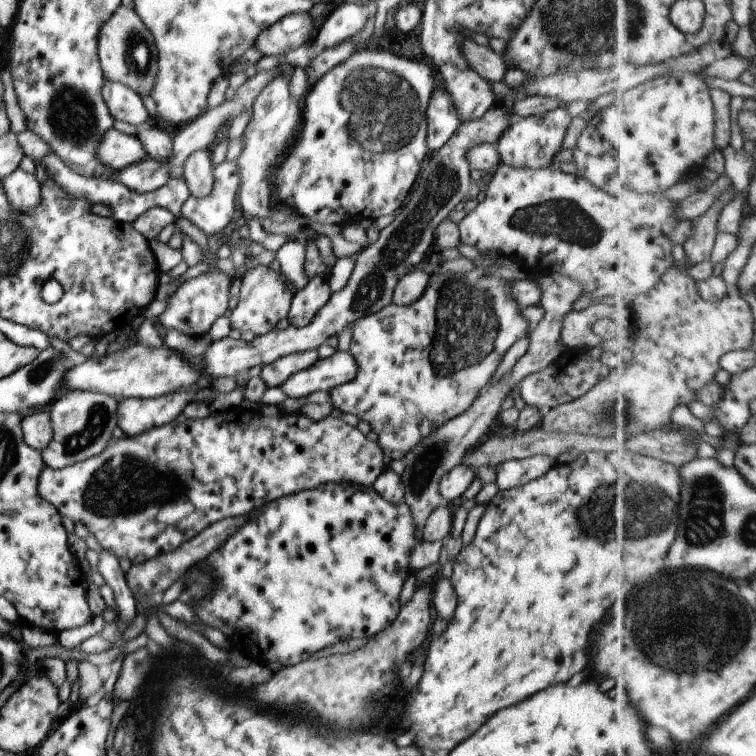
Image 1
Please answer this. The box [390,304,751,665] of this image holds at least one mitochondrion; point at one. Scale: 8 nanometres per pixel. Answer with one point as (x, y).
(638, 507)

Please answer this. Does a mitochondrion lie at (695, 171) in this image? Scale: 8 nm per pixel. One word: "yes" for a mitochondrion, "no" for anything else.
no

